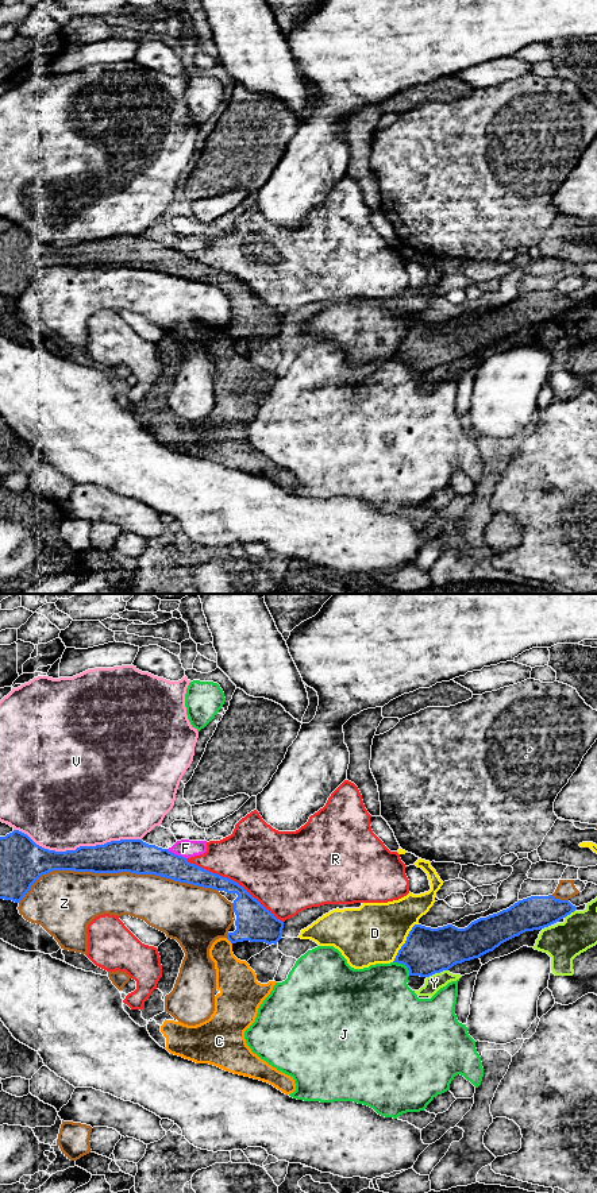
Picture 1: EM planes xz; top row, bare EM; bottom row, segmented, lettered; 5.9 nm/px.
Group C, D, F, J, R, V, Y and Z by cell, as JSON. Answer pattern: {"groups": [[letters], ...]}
{"groups": [["C", "Y"], ["D"], ["F"], ["J"], ["R"], ["V"], ["Z"]]}

